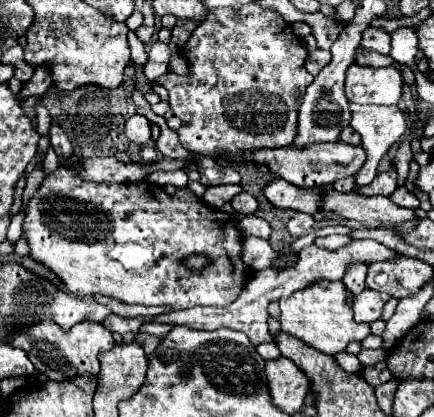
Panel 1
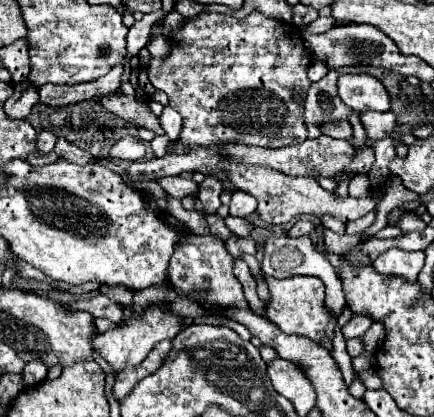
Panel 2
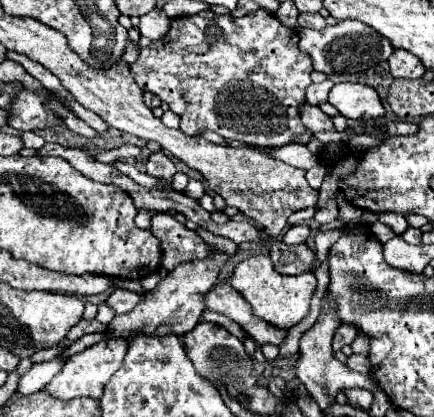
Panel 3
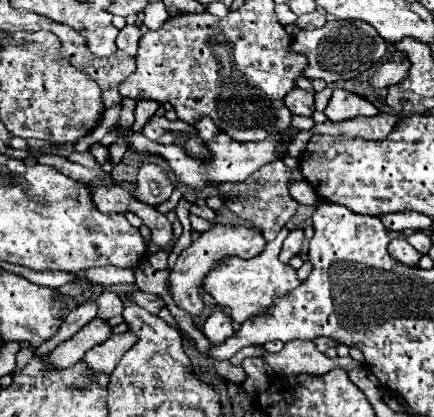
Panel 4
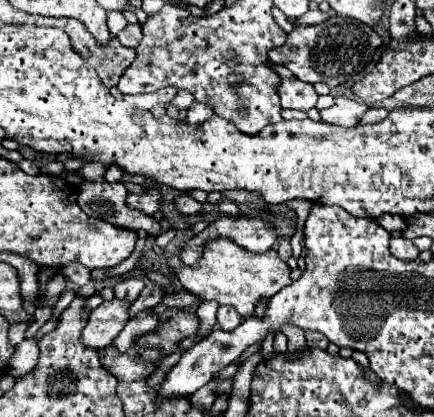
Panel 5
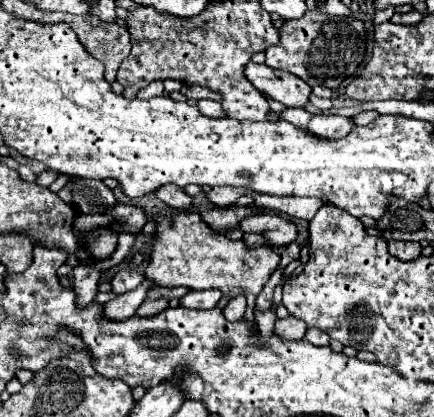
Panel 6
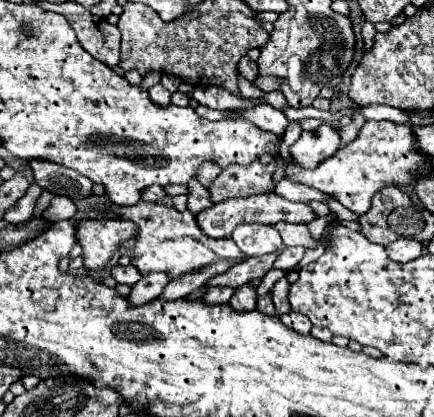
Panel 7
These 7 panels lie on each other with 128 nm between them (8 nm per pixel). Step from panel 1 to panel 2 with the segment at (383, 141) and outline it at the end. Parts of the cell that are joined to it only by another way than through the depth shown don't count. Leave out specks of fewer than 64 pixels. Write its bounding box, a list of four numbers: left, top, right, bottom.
[348,112,398,198]

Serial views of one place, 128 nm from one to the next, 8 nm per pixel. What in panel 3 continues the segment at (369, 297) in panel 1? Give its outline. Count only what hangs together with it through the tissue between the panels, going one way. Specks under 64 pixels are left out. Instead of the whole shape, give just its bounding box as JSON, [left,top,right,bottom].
[332,324,358,350]

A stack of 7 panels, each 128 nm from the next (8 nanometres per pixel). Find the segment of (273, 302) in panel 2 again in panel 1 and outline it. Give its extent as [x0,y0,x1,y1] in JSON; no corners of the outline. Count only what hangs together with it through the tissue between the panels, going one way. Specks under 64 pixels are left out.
[280,282,370,354]

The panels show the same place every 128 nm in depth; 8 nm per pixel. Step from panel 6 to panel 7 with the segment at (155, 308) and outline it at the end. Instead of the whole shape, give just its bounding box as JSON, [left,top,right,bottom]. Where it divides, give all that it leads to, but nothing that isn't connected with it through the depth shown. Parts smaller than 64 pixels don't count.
[158,260,234,300]

